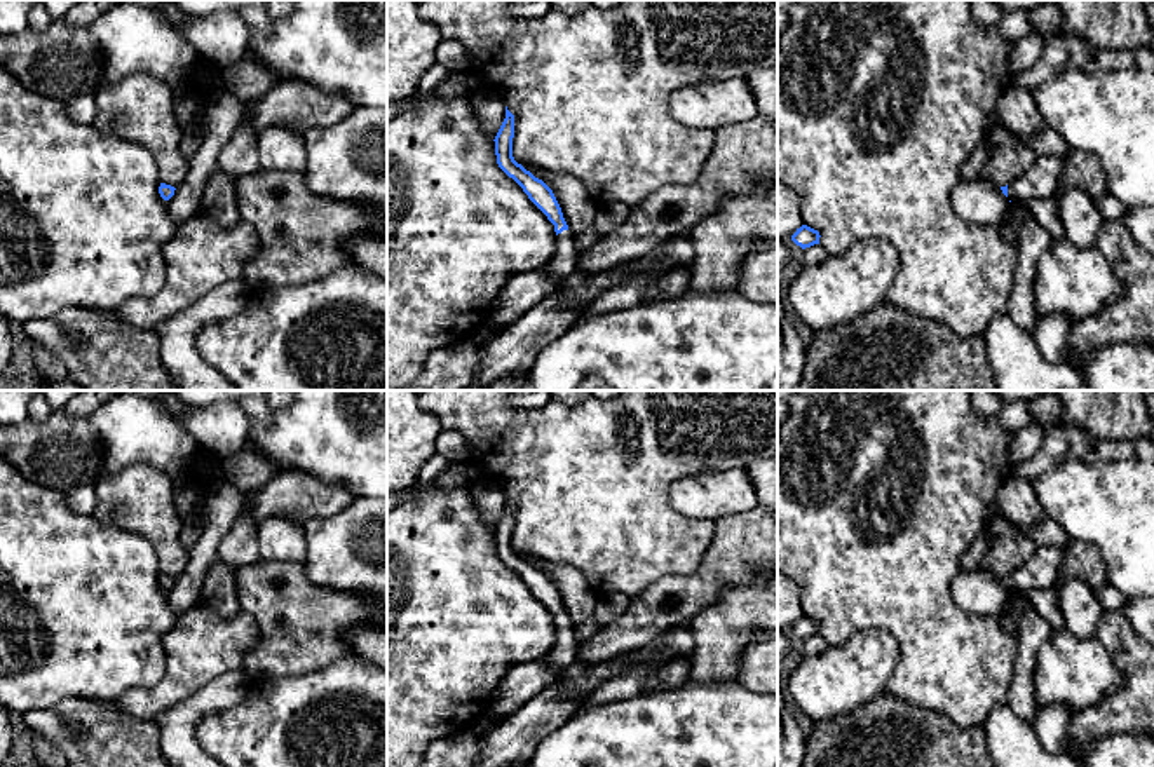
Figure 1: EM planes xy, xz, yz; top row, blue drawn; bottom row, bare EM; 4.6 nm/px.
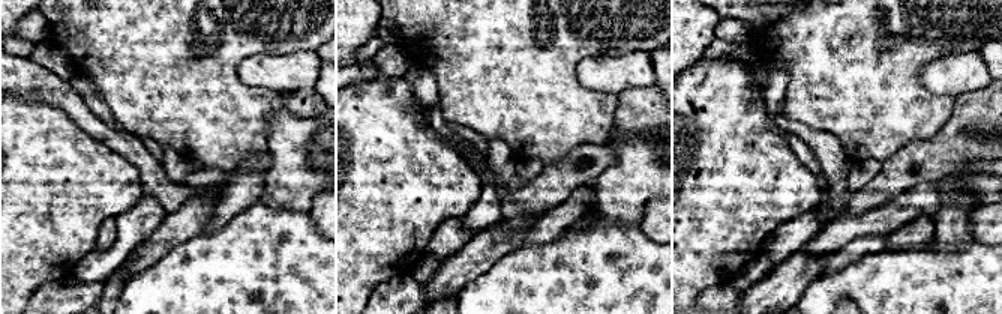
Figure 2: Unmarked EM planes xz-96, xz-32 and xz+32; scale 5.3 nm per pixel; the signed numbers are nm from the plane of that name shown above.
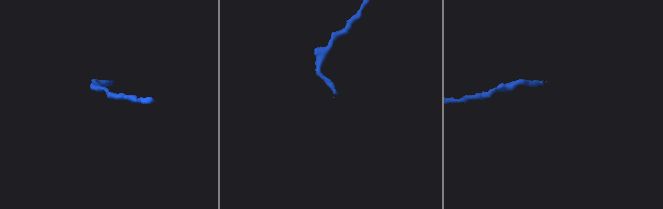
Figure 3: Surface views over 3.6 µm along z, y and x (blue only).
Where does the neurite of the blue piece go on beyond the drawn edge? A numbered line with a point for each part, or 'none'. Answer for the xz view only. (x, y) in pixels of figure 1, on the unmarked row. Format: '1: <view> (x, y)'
1: xz (565, 651)

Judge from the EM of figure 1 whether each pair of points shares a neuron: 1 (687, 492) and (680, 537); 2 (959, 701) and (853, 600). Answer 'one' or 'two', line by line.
1: two
2: one

